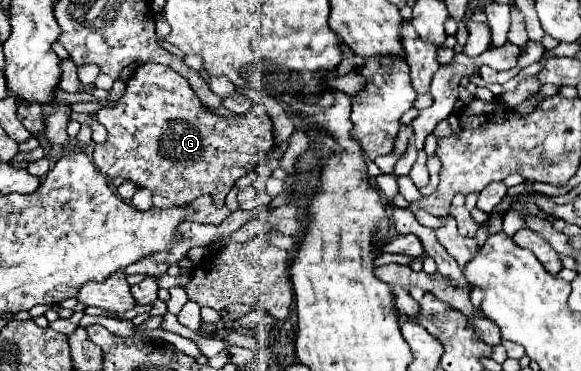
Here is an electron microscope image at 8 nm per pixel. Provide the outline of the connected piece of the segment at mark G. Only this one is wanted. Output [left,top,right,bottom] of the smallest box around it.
[94,62,274,208]

